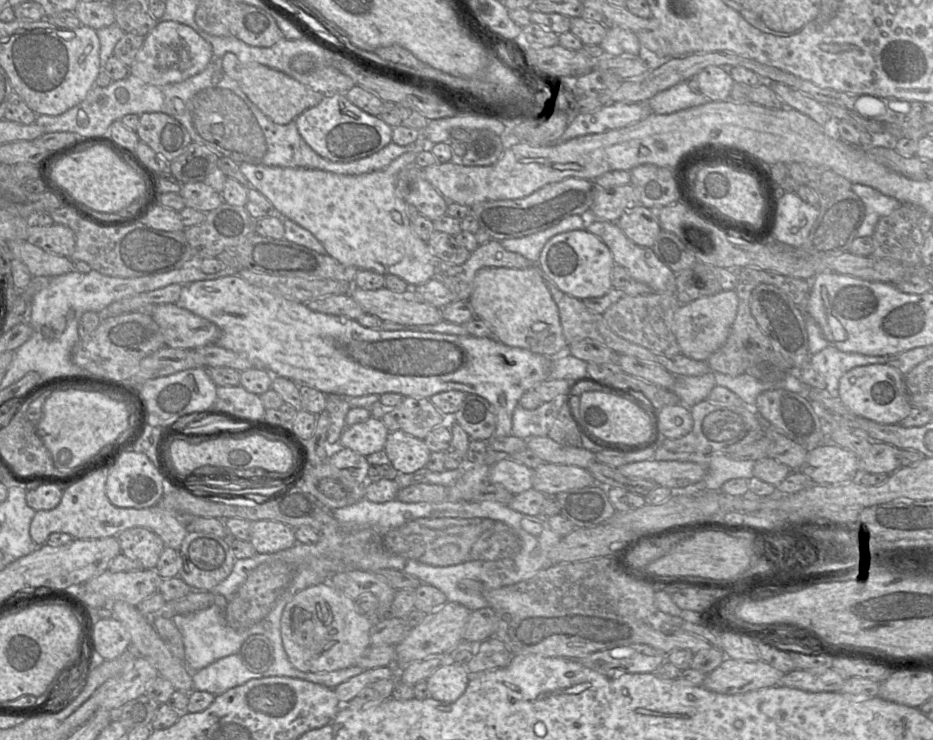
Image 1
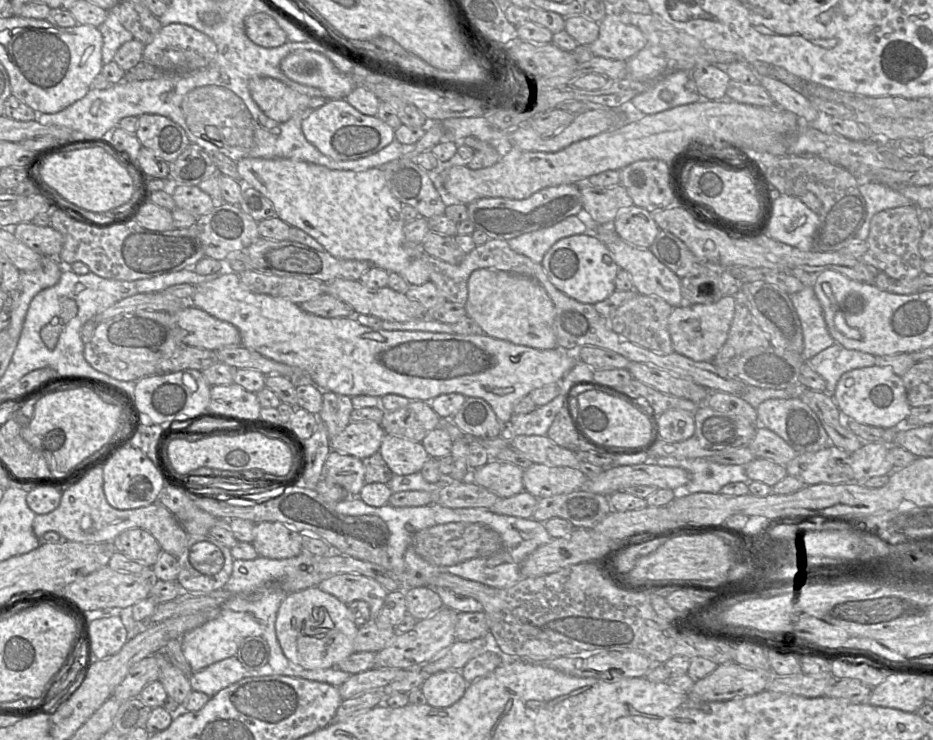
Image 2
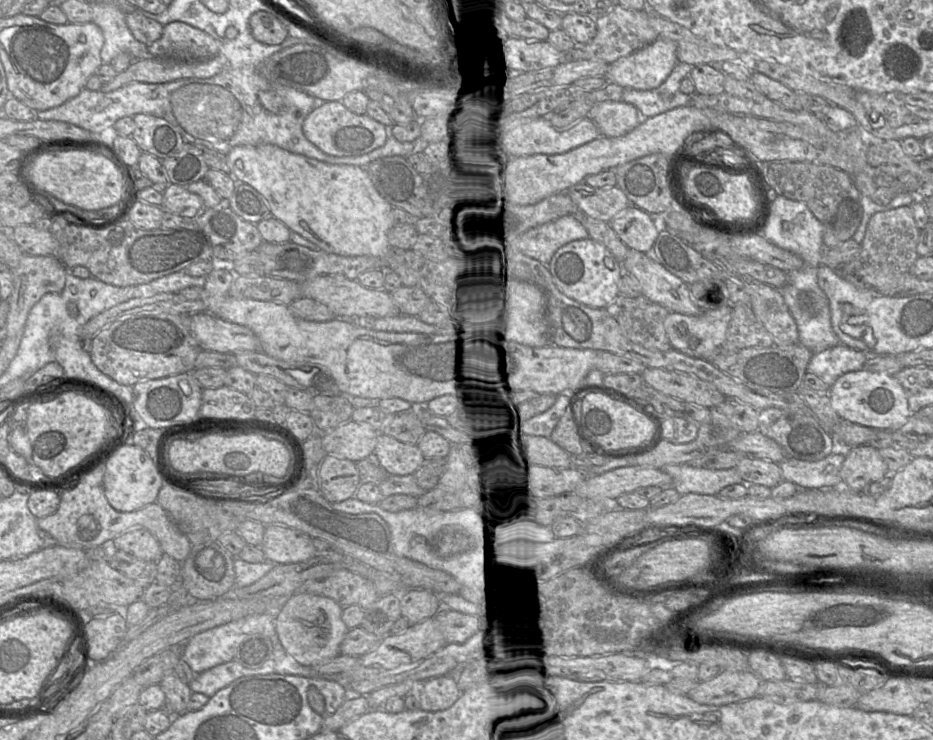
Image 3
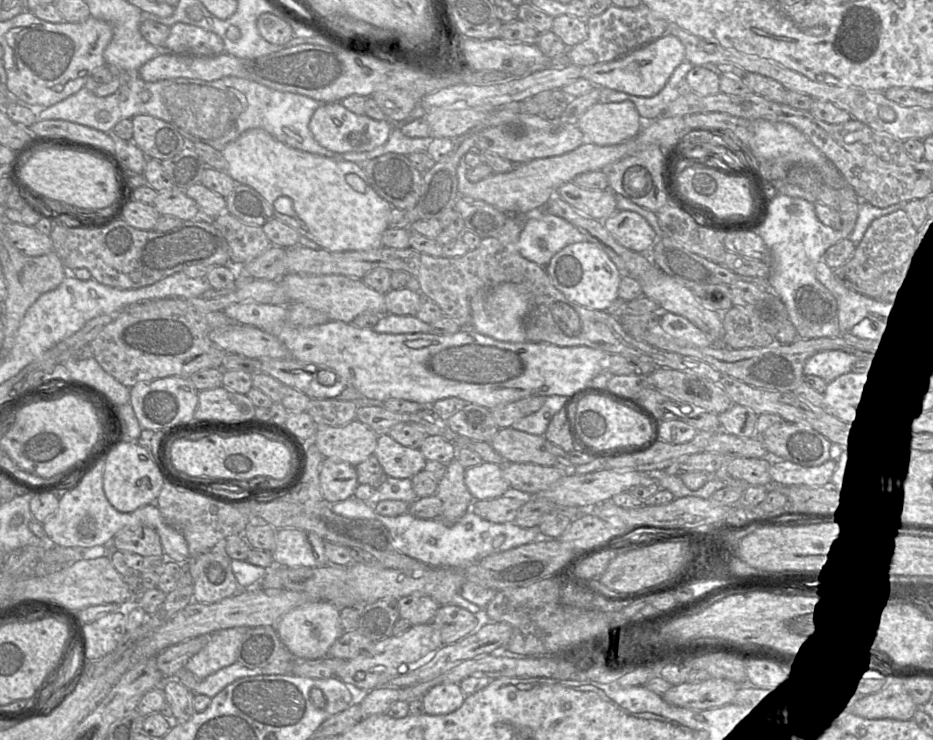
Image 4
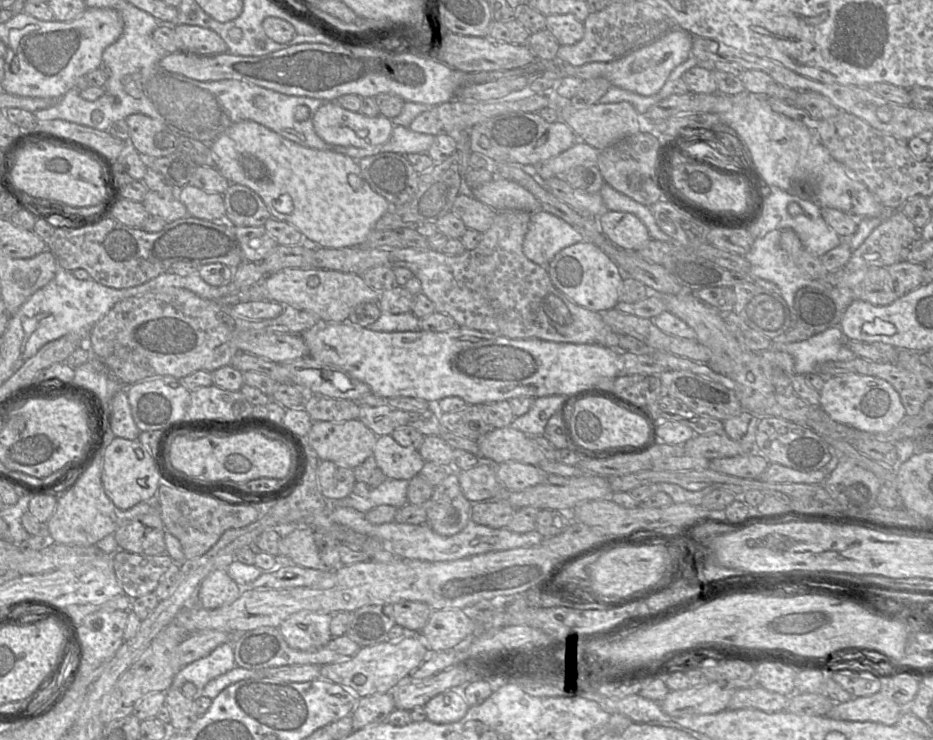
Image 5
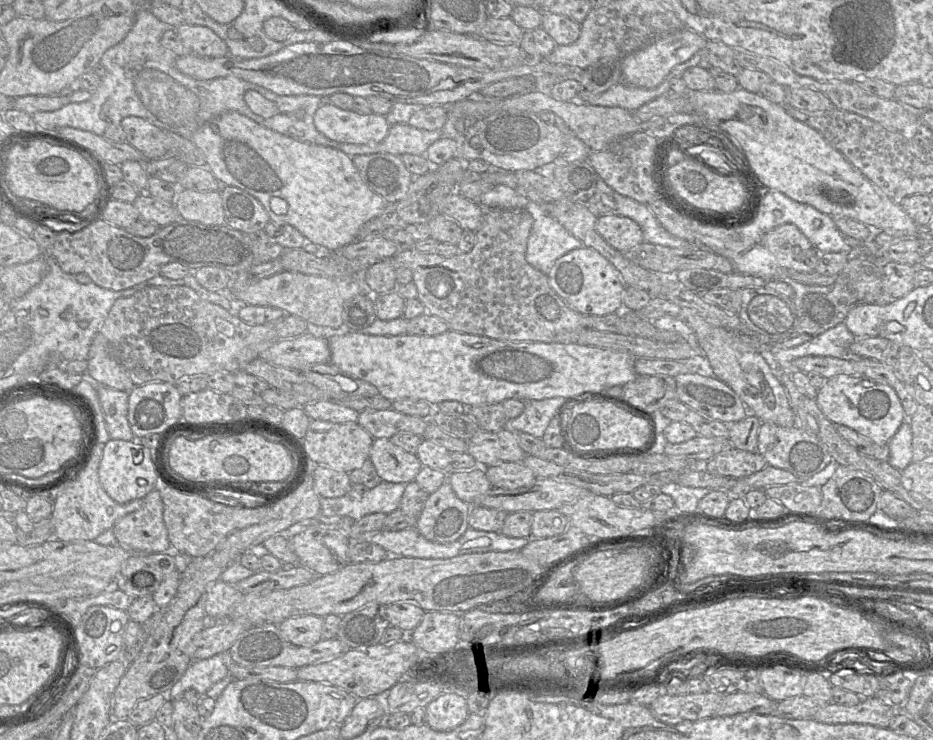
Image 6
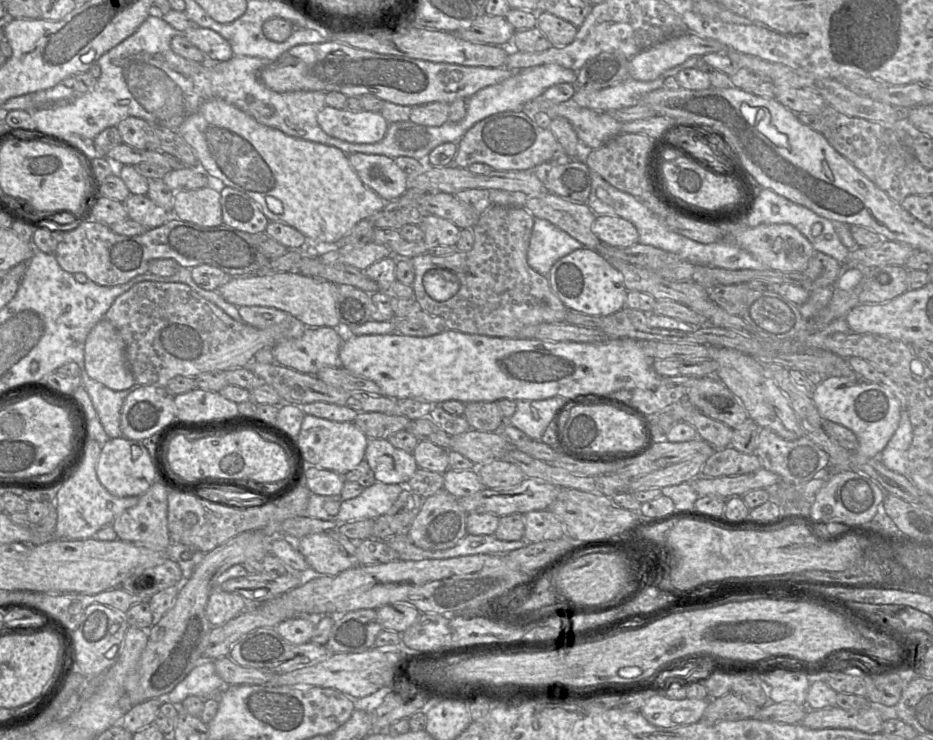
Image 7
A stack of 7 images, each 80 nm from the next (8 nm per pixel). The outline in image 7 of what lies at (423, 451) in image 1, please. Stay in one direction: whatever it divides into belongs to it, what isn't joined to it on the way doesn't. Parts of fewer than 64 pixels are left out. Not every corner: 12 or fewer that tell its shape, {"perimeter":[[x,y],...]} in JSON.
{"perimeter":[[369,439],[364,458],[378,482],[406,486],[412,453]]}

